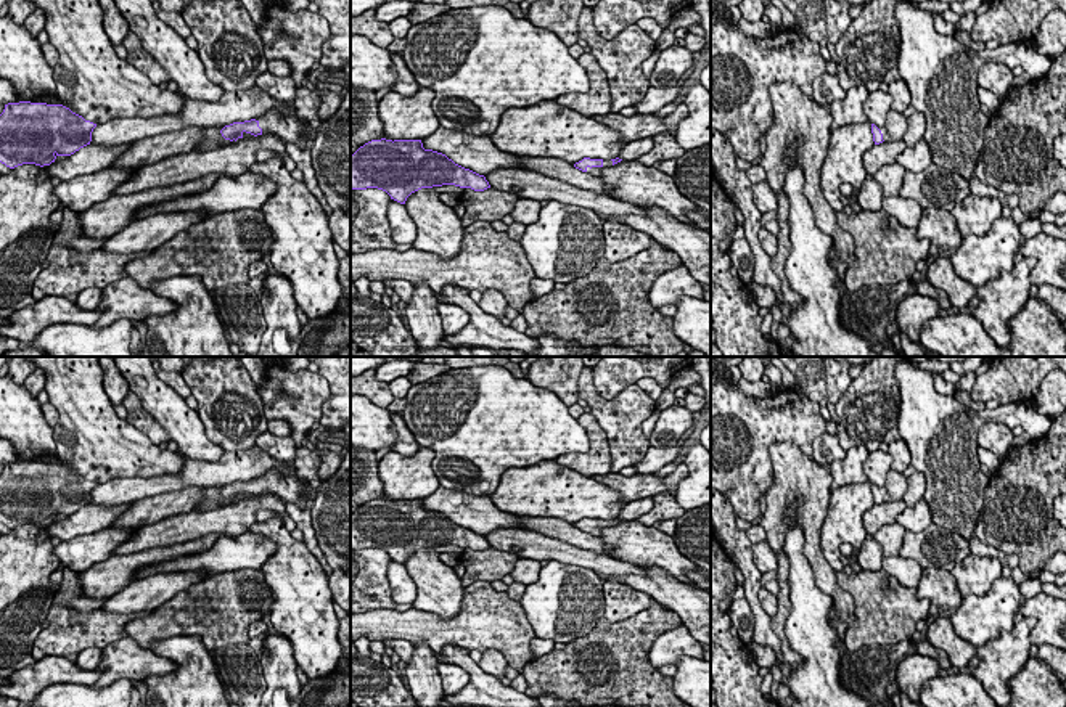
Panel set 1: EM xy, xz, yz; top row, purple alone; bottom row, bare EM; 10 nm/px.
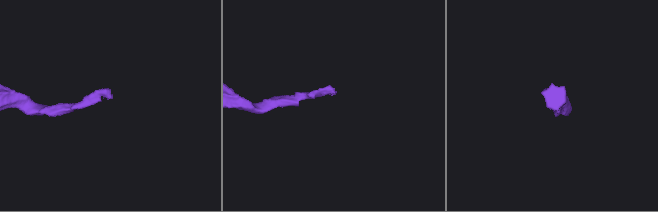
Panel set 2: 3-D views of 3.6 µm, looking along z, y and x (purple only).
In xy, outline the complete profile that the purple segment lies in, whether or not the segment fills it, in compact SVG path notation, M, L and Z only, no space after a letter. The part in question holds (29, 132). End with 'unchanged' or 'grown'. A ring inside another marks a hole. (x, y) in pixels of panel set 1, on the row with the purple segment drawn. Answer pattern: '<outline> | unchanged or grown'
M8 103L0 114L0 162L10 169L23 164L50 166L58 156L71 156L90 145L95 127L63 104Z | unchanged

